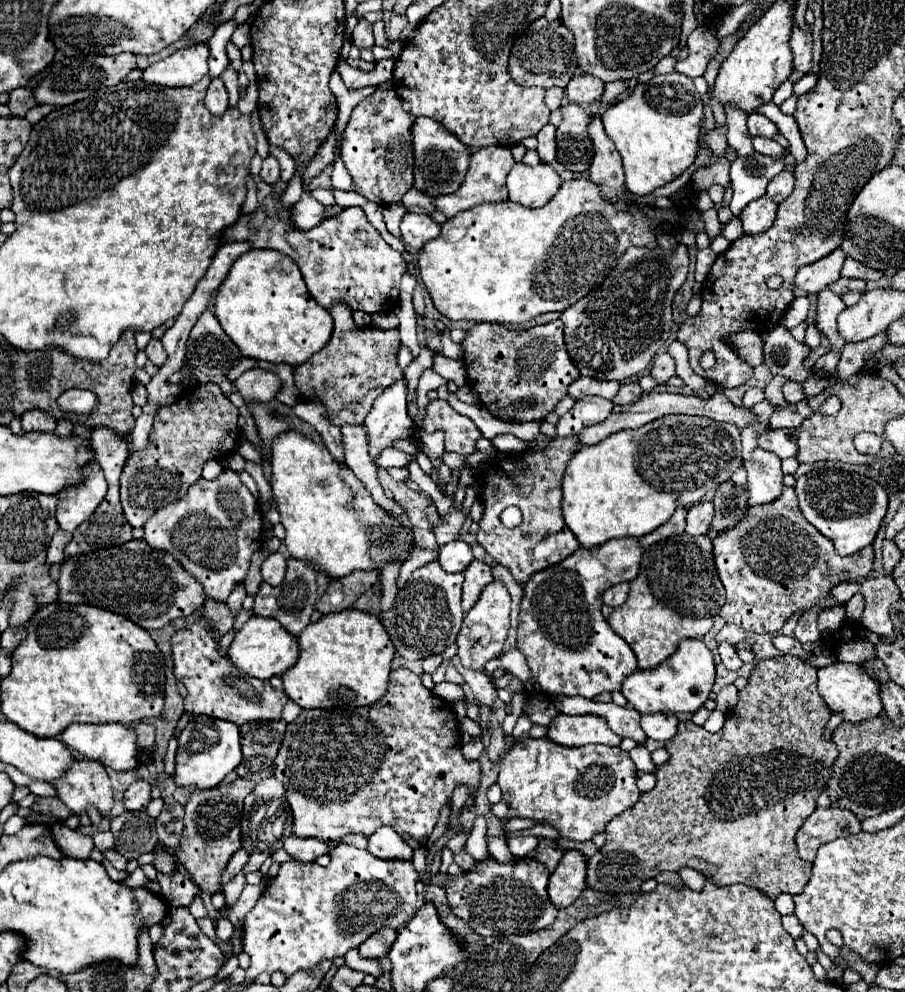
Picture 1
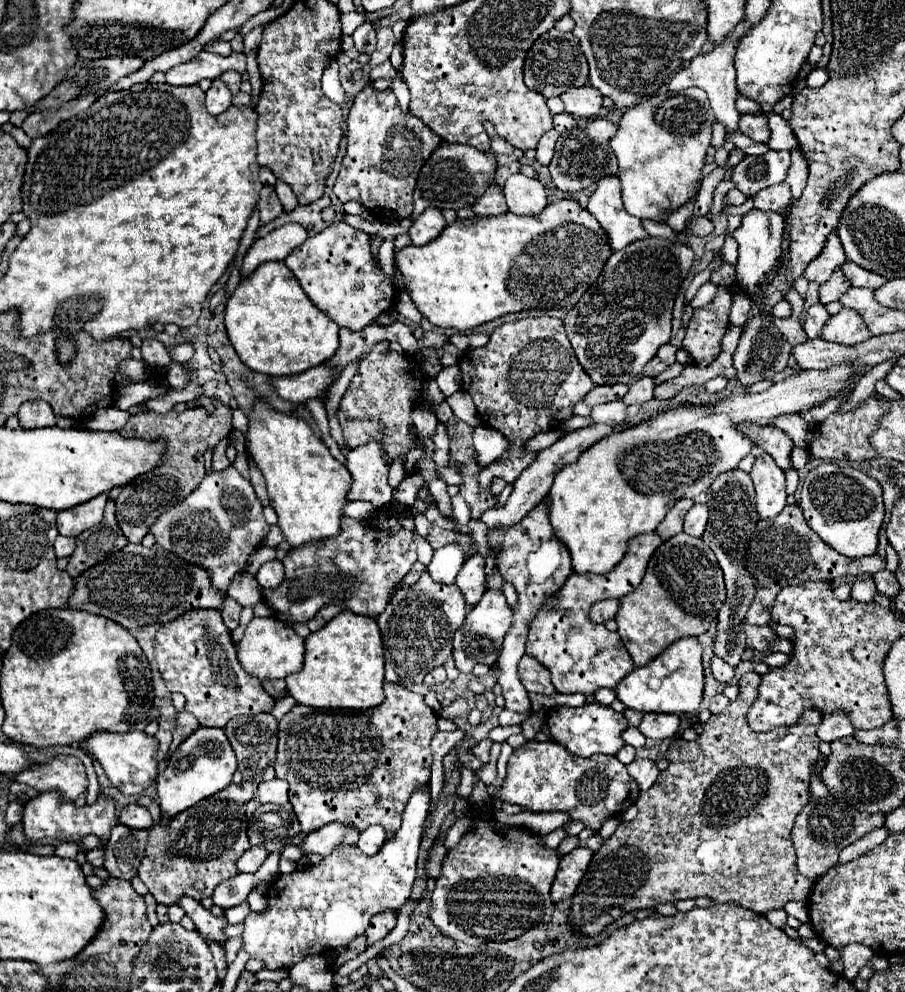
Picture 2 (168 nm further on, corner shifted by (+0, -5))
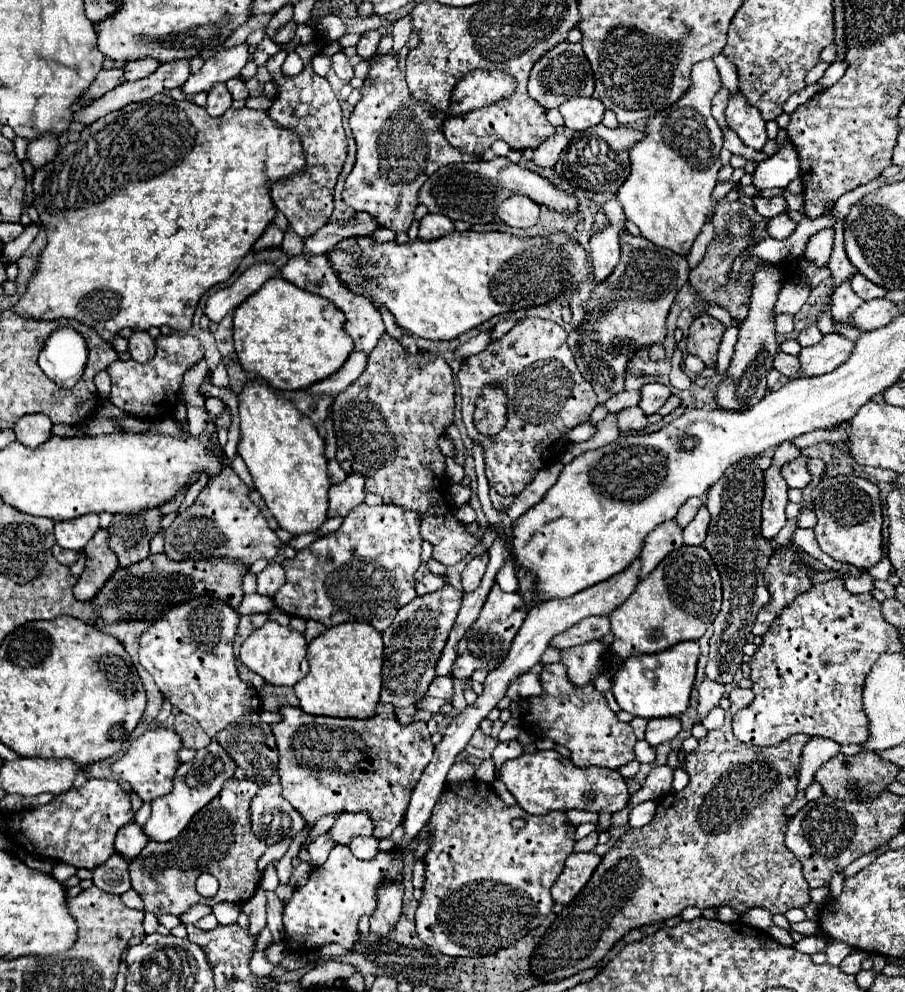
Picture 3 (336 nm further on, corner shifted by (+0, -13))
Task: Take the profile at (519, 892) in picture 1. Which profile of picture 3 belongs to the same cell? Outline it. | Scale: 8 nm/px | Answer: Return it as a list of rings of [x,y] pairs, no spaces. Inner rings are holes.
[[[472,778],[472,780],[466,780],[466,782],[446,782],[446,788],[442,792],[442,796],[438,798],[438,804],[434,806],[432,810],[432,816],[426,824],[426,828],[422,828],[422,832],[418,832],[416,840],[430,840],[430,850],[426,852],[424,856],[424,864],[426,864],[426,870],[424,870],[424,888],[422,888],[422,898],[418,902],[418,910],[416,910],[416,934],[418,938],[446,954],[446,956],[462,956],[462,958],[478,958],[478,956],[488,956],[488,954],[494,954],[502,948],[508,948],[510,944],[522,940],[530,930],[538,928],[542,924],[542,920],[548,916],[548,912],[552,910],[554,906],[554,900],[550,896],[550,888],[552,884],[556,882],[556,878],[560,876],[562,868],[564,868],[564,860],[572,854],[574,850],[574,844],[576,844],[576,826],[568,822],[566,818],[566,812],[550,812],[546,816],[530,816],[526,814],[522,808],[518,806],[506,806],[498,794],[494,792],[494,788],[478,778]],[[522,818],[524,820],[524,826],[516,826],[514,820]]]

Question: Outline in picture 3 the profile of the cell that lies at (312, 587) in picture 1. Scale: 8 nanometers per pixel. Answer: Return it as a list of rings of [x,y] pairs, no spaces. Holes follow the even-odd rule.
[[[390,506],[352,508],[336,532],[298,550],[296,558],[284,560],[286,582],[276,592],[274,604],[286,614],[336,626],[342,622],[366,622],[384,632],[398,608],[406,606],[414,592],[414,572],[420,566],[420,518],[414,512]],[[318,554],[328,554],[320,558]]]

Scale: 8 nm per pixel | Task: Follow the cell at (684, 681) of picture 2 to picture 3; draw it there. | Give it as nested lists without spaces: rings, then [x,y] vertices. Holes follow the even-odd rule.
[[[680,642],[664,652],[634,654],[626,658],[618,672],[612,676],[612,694],[618,706],[642,718],[680,716],[682,712],[686,712],[690,702],[698,656],[700,656],[698,642]]]

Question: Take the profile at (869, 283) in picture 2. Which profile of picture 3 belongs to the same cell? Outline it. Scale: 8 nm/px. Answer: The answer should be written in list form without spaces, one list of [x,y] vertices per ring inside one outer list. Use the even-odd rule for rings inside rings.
[[[854,274],[852,276],[852,290],[862,298],[862,300],[874,300],[874,298],[882,298],[886,294],[884,288],[872,284],[870,280],[866,280],[862,274]]]

